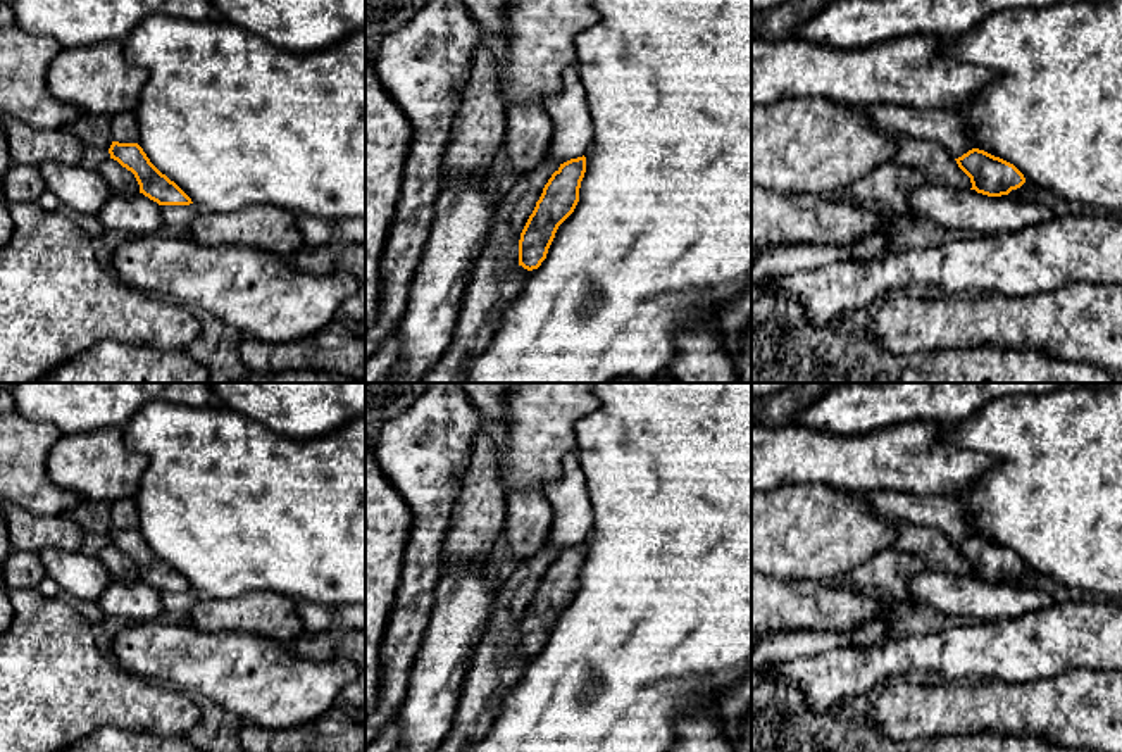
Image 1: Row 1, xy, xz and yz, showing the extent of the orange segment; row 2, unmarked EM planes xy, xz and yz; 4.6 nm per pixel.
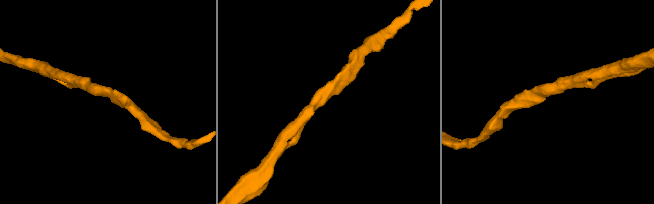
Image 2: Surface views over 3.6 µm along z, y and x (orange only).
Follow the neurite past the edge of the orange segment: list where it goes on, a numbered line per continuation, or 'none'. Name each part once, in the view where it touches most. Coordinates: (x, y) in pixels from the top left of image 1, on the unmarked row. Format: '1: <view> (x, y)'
none

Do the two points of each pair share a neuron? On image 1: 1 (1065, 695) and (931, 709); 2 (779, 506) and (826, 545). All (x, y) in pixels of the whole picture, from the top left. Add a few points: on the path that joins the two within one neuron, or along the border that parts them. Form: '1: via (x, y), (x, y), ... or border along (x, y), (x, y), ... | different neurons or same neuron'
1: via (1033, 708), (964, 708) | same neuron
2: via (791, 518), (805, 532), (814, 533) | same neuron

